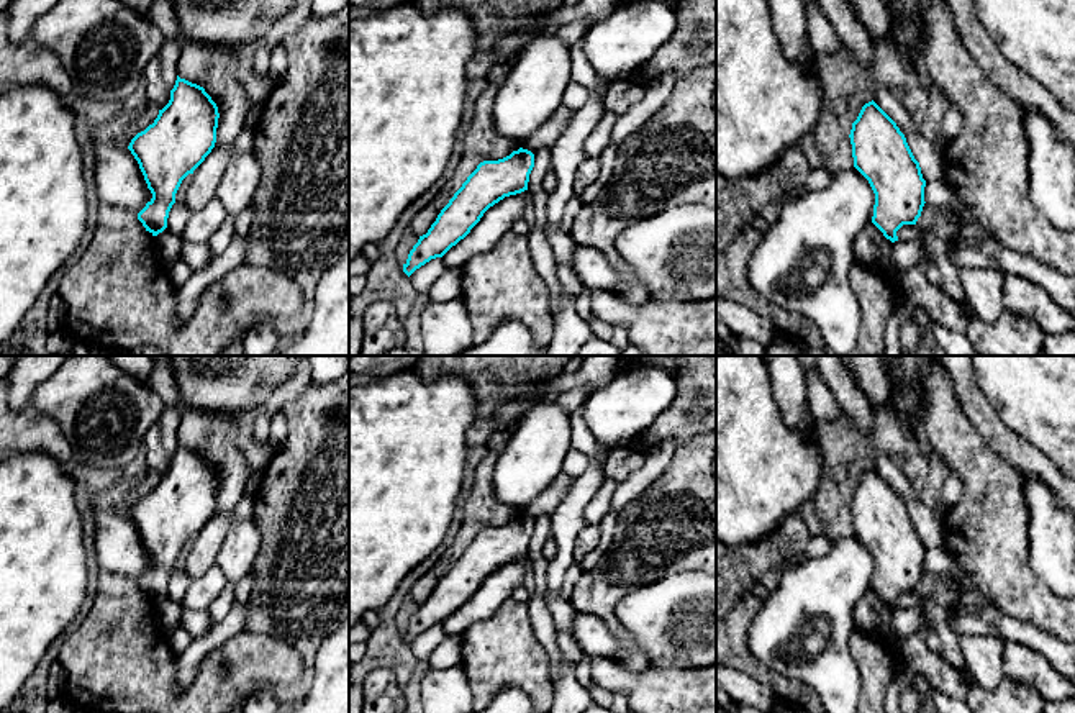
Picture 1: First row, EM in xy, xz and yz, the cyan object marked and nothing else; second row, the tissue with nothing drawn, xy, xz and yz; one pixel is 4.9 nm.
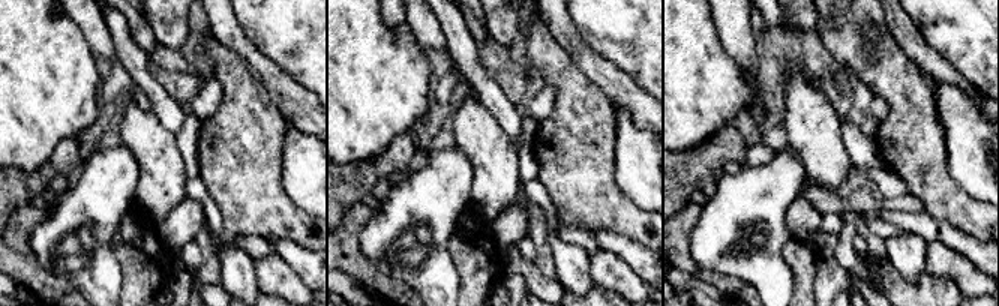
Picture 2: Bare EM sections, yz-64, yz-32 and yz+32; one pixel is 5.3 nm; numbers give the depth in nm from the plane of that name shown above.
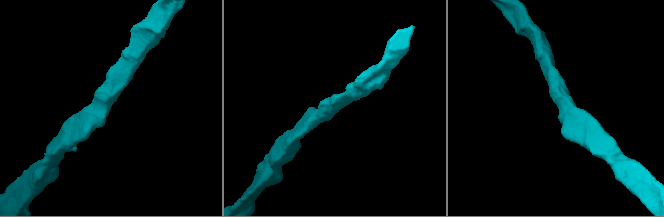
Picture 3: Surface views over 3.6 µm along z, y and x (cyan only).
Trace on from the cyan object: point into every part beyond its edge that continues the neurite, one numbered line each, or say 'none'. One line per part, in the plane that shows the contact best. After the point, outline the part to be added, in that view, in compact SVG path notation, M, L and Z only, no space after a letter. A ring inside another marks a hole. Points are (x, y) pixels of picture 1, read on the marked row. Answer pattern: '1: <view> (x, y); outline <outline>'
none

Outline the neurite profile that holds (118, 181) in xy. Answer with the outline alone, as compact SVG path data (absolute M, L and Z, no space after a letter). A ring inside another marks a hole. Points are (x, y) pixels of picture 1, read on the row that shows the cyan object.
M100 134L95 144L95 190L98 200L138 215L152 193L147 188L138 161L128 148L118 148Z

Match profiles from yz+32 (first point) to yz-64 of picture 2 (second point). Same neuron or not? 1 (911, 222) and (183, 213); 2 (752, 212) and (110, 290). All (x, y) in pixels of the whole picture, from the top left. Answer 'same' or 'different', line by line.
1: different
2: same

